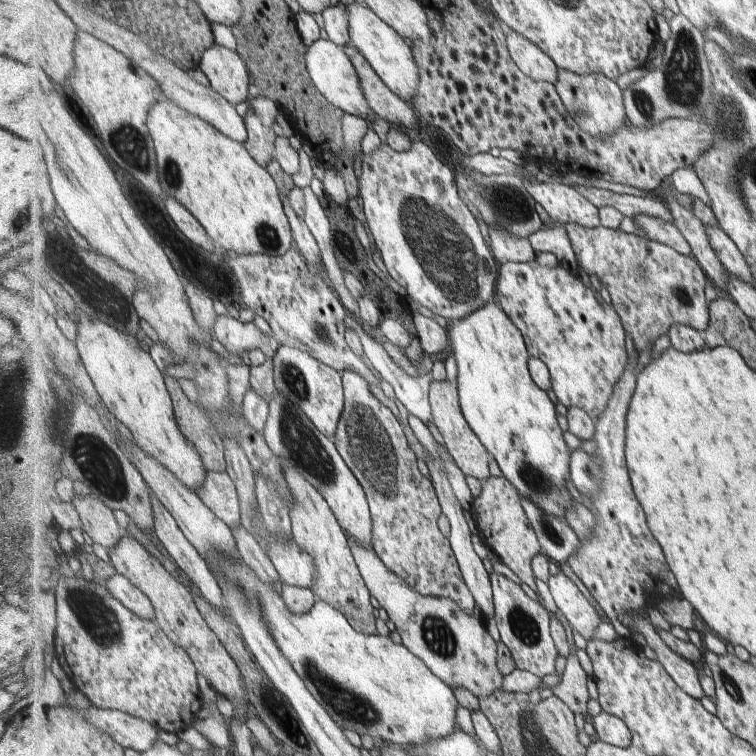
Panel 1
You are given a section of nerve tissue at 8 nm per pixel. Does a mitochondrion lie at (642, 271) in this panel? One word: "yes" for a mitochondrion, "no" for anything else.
yes

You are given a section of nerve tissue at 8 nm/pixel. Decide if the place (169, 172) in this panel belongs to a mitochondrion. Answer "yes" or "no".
yes

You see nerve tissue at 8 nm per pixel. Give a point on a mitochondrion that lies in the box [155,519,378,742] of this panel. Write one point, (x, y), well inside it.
(275, 706)

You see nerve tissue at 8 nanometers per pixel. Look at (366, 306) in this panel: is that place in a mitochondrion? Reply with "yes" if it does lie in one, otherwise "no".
no

